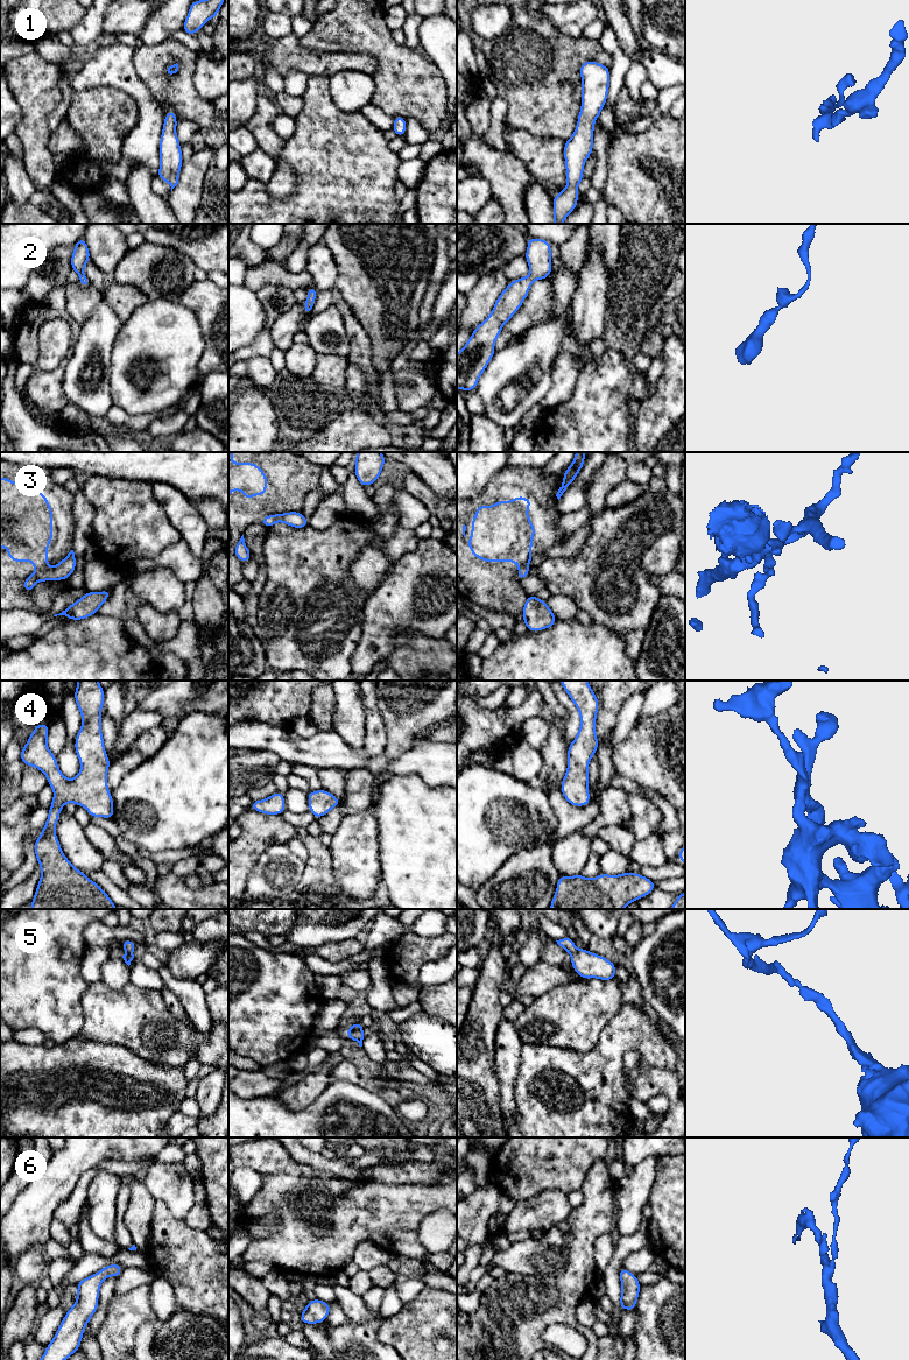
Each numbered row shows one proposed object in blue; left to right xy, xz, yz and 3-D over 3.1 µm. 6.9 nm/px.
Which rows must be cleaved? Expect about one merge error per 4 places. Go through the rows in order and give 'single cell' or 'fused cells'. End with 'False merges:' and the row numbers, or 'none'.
1: single cell
2: single cell
3: fused cells
4: single cell
5: single cell
6: single cell
False merges: 3

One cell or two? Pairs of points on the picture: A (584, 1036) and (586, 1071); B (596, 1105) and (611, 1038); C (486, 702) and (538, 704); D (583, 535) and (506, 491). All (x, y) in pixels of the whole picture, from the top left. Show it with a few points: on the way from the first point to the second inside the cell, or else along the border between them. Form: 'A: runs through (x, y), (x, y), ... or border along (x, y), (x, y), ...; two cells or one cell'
A: border along (601, 1030), (597, 1044), (587, 1051), (558, 1048); two cells
B: runs through (597, 1089), (598, 1073), (608, 1055); one cell
C: border along (473, 699), (487, 709), (495, 709), (500, 705); two cells
D: border along (568, 538), (563, 543), (550, 547), (544, 552); two cells

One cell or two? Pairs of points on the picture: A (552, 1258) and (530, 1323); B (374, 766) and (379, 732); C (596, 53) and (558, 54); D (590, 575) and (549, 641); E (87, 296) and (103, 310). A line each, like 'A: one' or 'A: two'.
A: two
B: two
C: one
D: two
E: two

